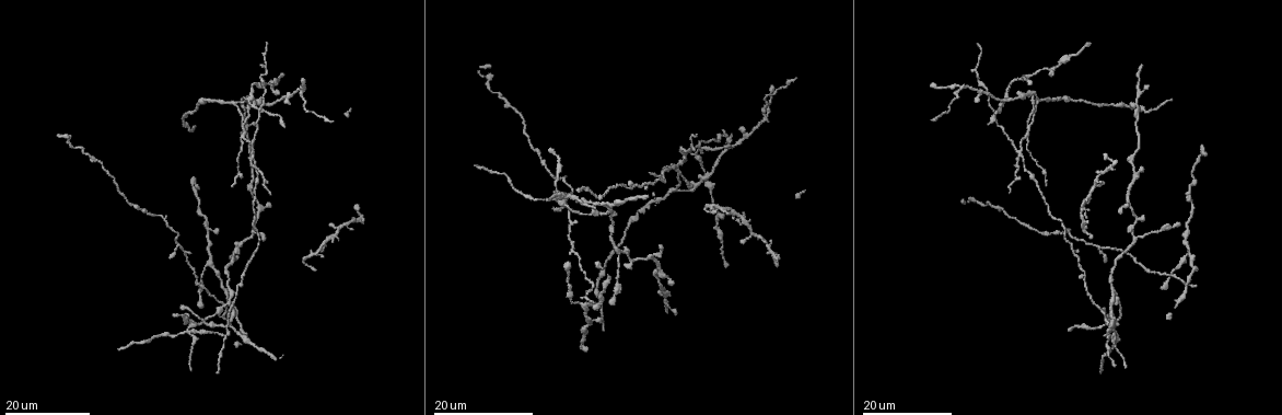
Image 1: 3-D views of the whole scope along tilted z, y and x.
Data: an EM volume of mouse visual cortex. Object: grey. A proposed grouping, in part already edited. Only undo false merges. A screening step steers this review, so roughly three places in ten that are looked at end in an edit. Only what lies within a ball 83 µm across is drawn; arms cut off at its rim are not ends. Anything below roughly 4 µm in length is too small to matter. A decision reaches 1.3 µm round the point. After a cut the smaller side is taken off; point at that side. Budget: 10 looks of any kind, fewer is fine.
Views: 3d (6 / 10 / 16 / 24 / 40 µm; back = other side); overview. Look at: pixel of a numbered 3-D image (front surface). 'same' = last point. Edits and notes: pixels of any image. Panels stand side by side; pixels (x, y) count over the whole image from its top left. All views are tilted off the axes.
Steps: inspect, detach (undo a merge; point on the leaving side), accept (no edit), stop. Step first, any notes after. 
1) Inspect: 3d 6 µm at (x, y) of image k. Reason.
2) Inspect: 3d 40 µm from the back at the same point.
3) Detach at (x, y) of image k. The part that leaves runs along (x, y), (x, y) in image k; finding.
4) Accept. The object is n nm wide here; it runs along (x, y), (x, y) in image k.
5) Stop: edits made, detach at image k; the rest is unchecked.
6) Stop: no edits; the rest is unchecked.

Inspect: 3d 16 µm at (1022, 153) of image 1. Two arms in line, one across.

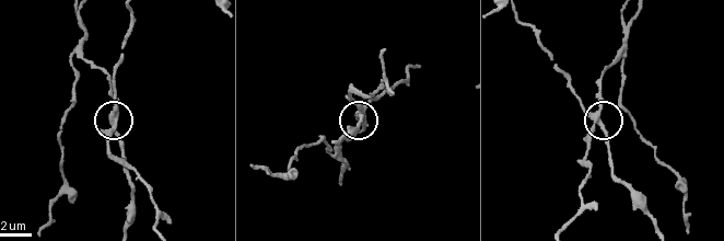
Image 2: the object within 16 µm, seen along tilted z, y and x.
Inspect: 3d 10 µm at (598, 112) of image 2.

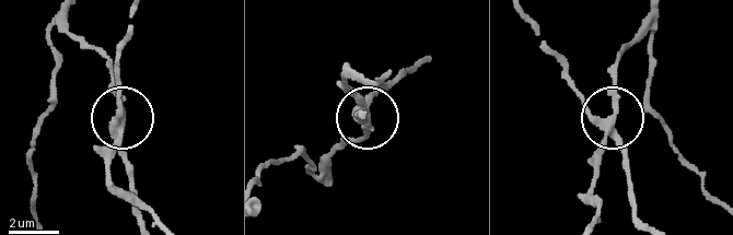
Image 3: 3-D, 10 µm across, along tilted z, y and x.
Detach at (123, 161) of image 3. The object is 280 nm wide here; two neurons meet here.

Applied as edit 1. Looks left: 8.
Inspect: 3d 16 µm at (1026, 135) of image 1.

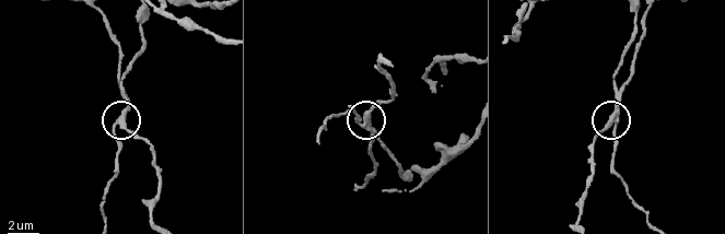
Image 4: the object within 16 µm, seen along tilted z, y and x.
Inspect: 3d 10 µm at (364, 118) of image 4. Zoom in.

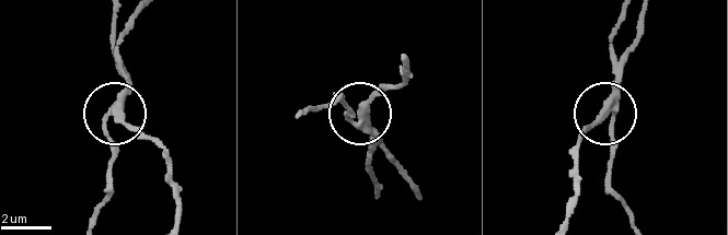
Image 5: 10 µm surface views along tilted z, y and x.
Detach at (101, 120) of image 5. The part that leaves runs along (119, 92), (106, 125), (111, 183), (99, 212) in image 5; a second neuron is stuck on.

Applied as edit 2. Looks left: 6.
Inspect: 3d 16 µm at (1134, 102) of image 1. Two arms at a narrow angle.

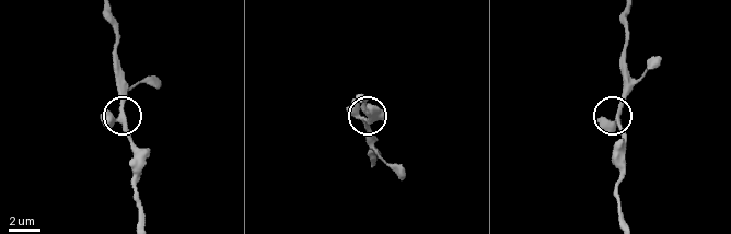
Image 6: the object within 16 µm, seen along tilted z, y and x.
Inspect: 3d 6 µm at (116, 120) of image 6.

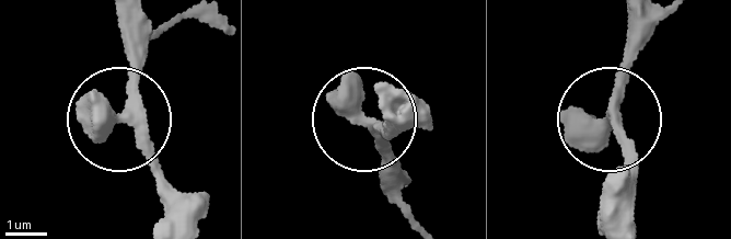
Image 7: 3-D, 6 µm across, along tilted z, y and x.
Accept. The side arm is 65 µm long; it runs along (628, 216), (629, 146), (612, 115), (625, 23) in image 7; one neuron here.

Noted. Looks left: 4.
Inspect: 3d 16 µm at (1149, 110) of image 1.

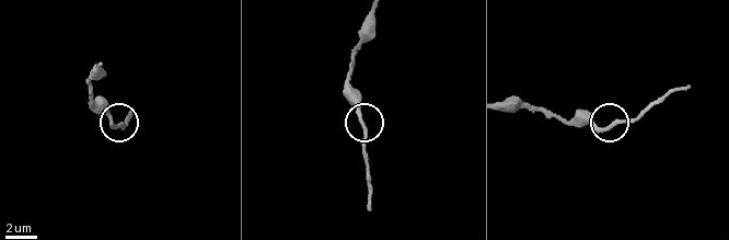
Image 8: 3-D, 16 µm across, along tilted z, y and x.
Inspect: 3d 10 µm at (610, 125) of image 8.

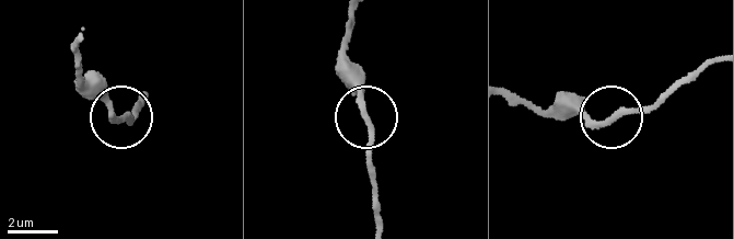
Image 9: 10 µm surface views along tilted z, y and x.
Accept. 3 arms meet here; one neuron here.

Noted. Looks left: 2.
Inspect: 3d 24 µm at (1115, 291) of image 1. Three-way junction.

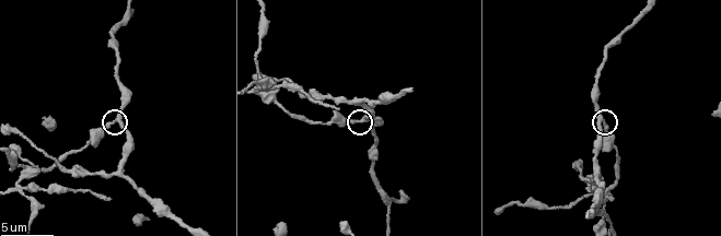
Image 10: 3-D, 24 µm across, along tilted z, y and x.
Inspect: 3d 10 µm at (365, 121) of image 10.

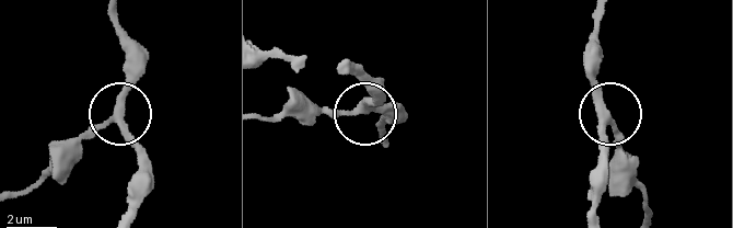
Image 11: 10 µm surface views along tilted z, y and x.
Accept. The object is 260 nm wide here; it runs along (113, 11), (125, 57), (120, 127), (149, 160) in image 11; all the same neuron.

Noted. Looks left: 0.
Stop: edits made, detach at image 3, detach at image 5; the rest is unchecked.

